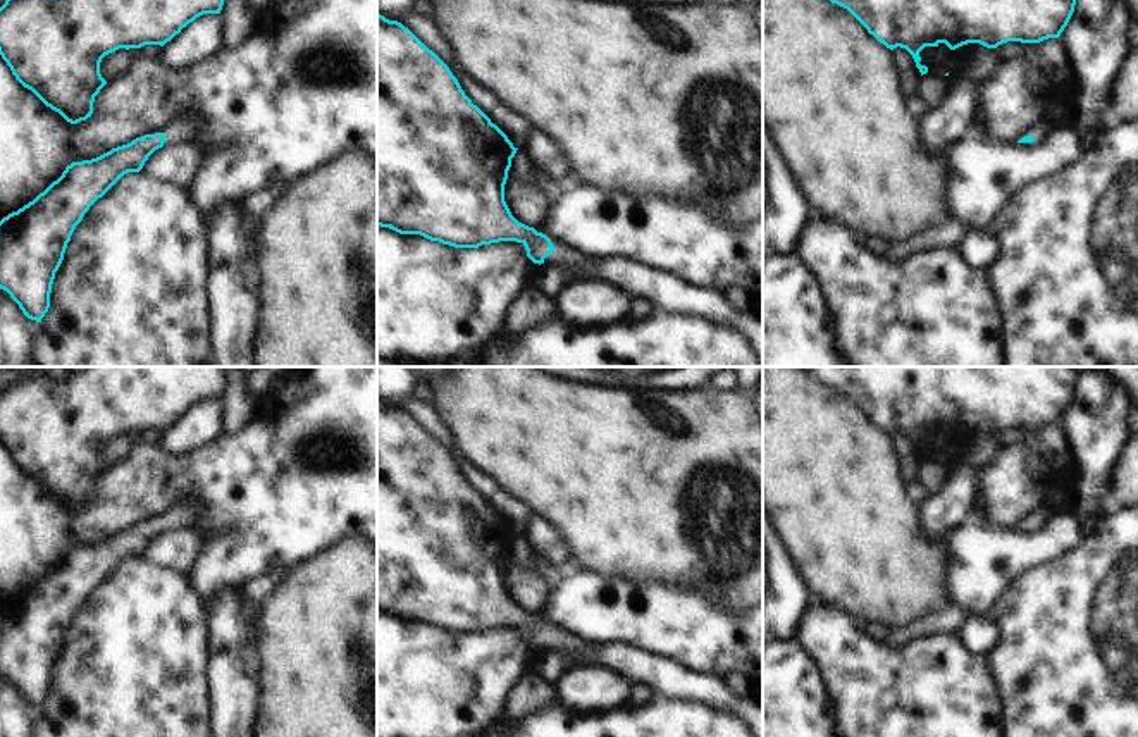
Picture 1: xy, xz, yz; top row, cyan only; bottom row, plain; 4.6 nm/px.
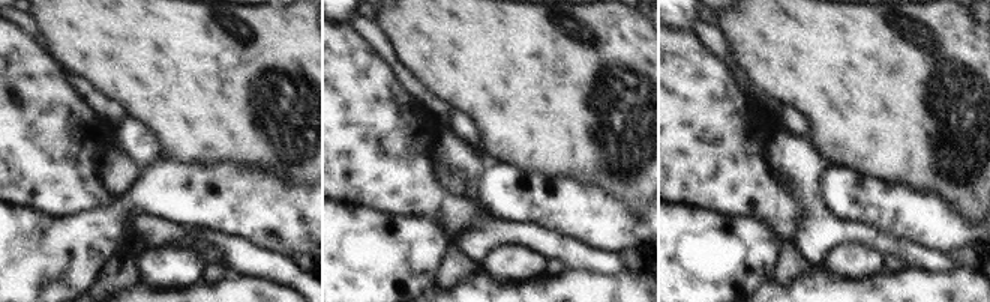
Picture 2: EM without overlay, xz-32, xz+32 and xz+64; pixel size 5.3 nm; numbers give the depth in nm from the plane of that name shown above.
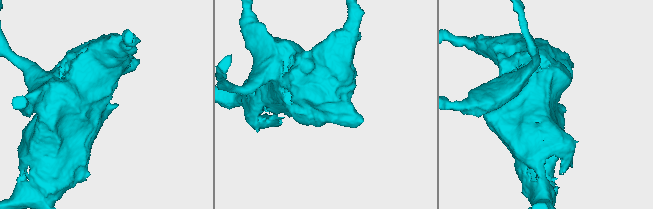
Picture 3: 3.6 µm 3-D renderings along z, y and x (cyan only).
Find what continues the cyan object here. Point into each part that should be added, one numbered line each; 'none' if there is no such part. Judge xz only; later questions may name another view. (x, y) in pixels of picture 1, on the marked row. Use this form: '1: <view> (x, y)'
1: xz (567, 257)

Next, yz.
1: yz (1042, 130)

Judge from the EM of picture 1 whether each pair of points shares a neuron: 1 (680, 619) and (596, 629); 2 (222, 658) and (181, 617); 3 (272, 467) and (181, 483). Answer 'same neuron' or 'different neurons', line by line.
1: same neuron
2: different neurons
3: same neuron

